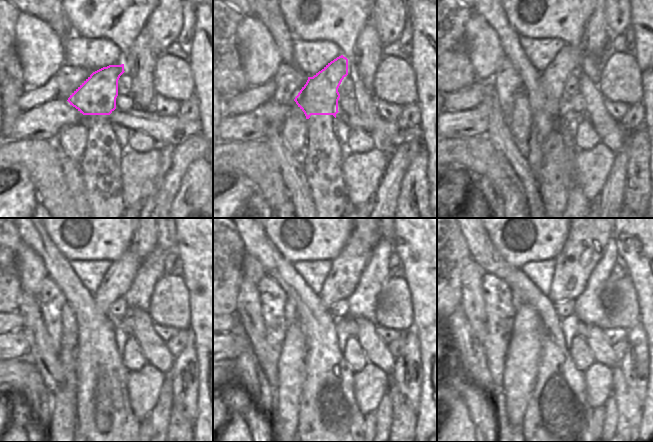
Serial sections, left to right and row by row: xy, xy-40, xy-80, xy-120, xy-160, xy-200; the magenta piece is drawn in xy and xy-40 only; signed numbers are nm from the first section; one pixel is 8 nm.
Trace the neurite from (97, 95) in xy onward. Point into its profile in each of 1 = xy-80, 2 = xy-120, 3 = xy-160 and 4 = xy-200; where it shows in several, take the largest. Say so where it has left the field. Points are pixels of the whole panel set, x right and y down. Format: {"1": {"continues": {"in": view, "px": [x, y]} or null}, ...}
{"1": {"continues": {"in": "xy-80", "px": [567, 62]}}, "2": {"continues": {"in": "xy-120", "px": [119, 278]}}, "3": {"continues": {"in": "xy-160", "px": [341, 282]}}, "4": {"continues": {"in": "xy-200", "px": [584, 246]}}}

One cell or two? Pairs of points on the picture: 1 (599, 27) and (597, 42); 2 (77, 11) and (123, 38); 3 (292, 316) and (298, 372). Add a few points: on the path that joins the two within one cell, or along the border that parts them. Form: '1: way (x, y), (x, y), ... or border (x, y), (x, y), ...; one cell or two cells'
1: way (597, 31), (597, 38); one cell
2: way (88, 17), (91, 17), (103, 29), (112, 31); one cell
3: border (297, 320), (288, 323); two cells

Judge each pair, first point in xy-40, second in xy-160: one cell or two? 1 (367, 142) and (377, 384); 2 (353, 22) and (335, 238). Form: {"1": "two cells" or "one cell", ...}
{"1": "two cells", "2": "one cell"}

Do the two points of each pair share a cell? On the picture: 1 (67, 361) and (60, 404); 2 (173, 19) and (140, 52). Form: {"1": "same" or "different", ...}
{"1": "different", "2": "different"}

